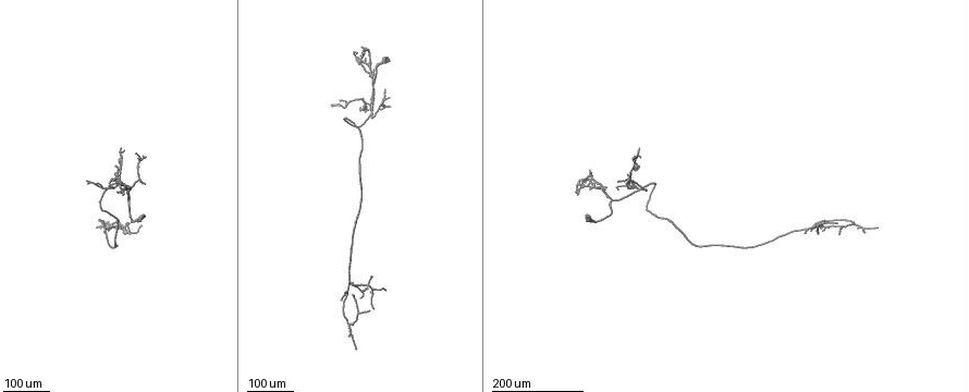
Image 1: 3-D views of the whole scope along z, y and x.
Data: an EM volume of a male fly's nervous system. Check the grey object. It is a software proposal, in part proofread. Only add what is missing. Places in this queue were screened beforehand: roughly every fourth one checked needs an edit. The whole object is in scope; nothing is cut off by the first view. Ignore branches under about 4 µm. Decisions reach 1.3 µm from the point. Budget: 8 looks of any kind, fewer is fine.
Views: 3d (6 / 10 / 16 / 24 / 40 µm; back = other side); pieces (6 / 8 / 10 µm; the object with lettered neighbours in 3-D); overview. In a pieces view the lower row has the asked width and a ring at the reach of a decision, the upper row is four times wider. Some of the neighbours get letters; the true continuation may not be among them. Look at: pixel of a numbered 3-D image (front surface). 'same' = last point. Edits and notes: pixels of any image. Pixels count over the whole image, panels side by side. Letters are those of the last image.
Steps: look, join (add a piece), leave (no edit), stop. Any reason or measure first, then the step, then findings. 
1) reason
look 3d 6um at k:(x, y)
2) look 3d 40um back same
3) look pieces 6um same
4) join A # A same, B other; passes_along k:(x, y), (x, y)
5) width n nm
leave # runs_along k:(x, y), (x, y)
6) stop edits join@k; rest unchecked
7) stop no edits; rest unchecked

branch stops here
look 3d 40um at 1:(362, 51)

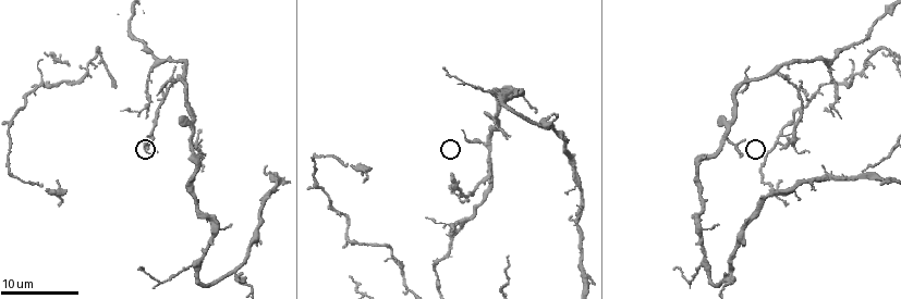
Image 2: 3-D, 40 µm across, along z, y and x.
see the neighbours
look pieces 6um at 2:(145, 140)

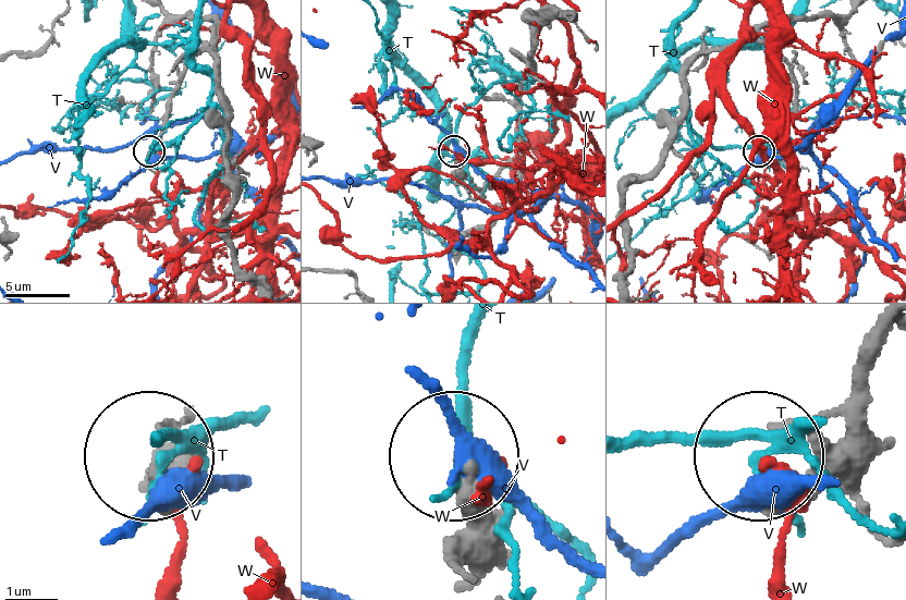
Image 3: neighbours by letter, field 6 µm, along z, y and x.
leave # T other, V other, W other; no lettered piece goes on from it

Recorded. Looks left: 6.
free end
look 3d 24um at 1:(117, 172)

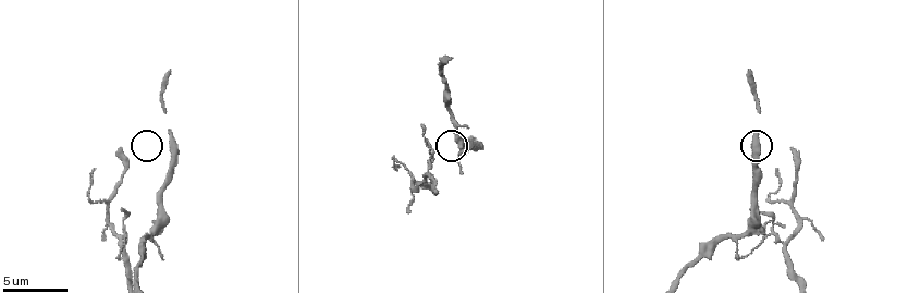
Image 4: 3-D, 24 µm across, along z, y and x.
what lies round it
look pieces 8um at 4:(170, 73)

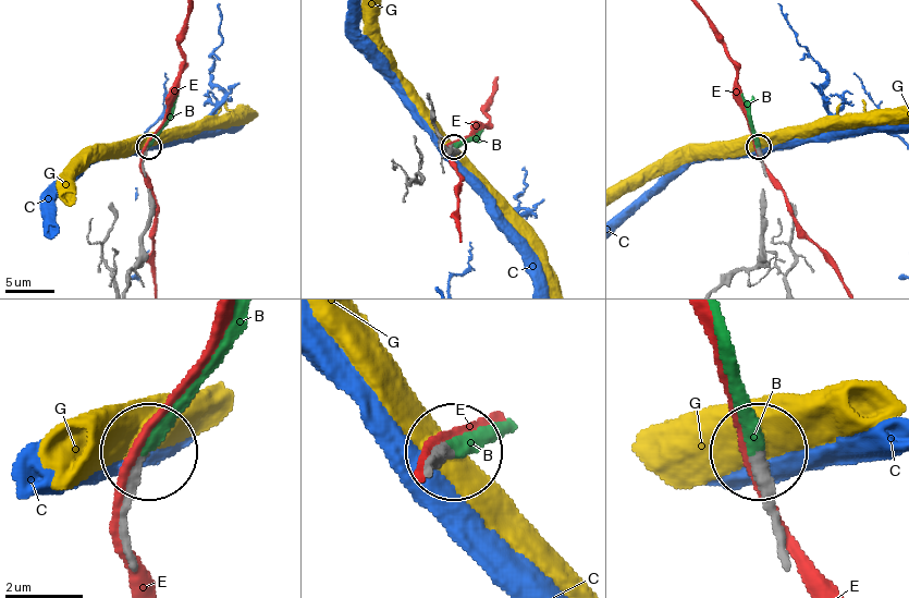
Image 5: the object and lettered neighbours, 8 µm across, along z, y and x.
join B # B same, C other, E other, G other; passes_along 5:(781, 556), (751, 413), (725, 344); the neuron continues

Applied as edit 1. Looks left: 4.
branch stops here
look 3d 40um at 1:(607, 187)

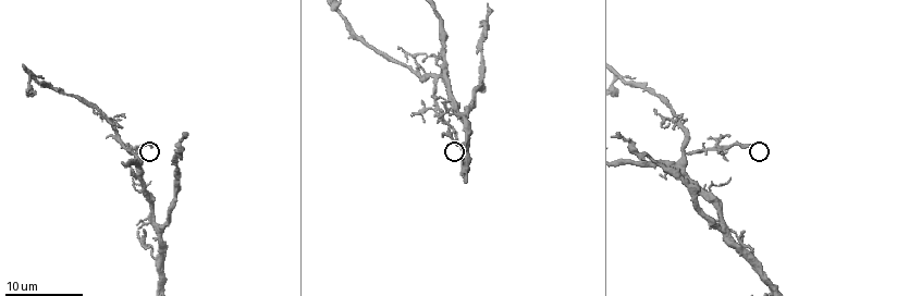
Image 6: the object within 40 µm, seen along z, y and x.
what lies round it
look pieces 10um at 6:(748, 146)

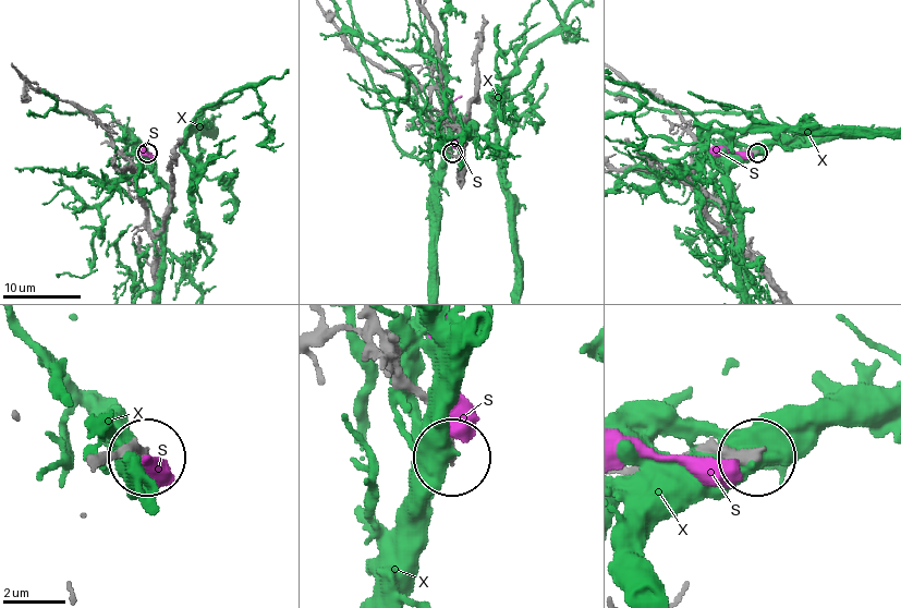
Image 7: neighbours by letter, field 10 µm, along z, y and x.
leave # S other, X other; none of them fits

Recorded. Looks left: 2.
end of a long branch
look 3d 40um at 1:(625, 184)

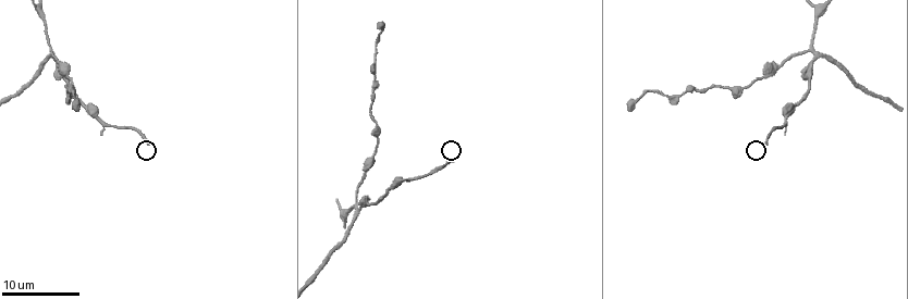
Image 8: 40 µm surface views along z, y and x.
look pieces 10um at 8:(452, 161)

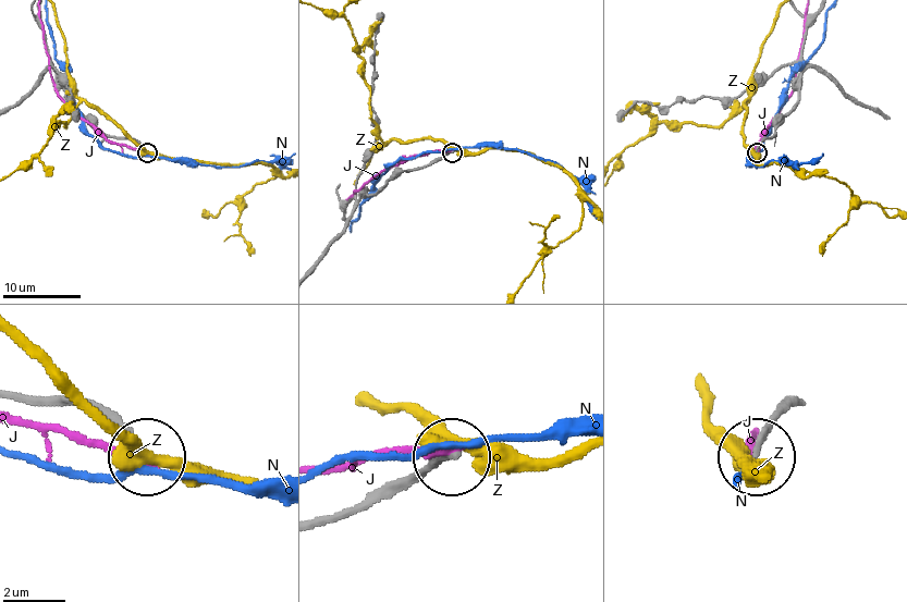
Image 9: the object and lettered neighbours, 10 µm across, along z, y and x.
leave # J other, N other, Z other; runs_along 9:(318, 519), (372, 506), (448, 456); no lettered piece goes on from it

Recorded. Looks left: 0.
stop edits join@5; rest unchecked

